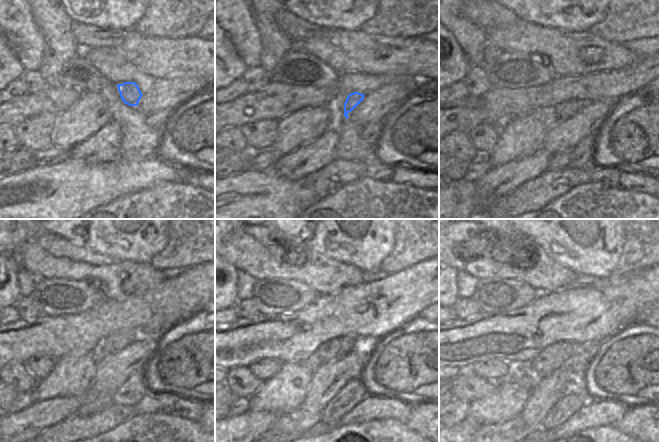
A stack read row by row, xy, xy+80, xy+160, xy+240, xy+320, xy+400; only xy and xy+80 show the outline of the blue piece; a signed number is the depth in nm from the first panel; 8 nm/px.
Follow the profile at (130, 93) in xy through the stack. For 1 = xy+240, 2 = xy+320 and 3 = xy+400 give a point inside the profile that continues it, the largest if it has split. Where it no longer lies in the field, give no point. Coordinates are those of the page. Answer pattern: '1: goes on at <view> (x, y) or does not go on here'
1: goes on at xy+240 (120, 339)
2: goes on at xy+320 (335, 348)
3: goes on at xy+400 (552, 358)

